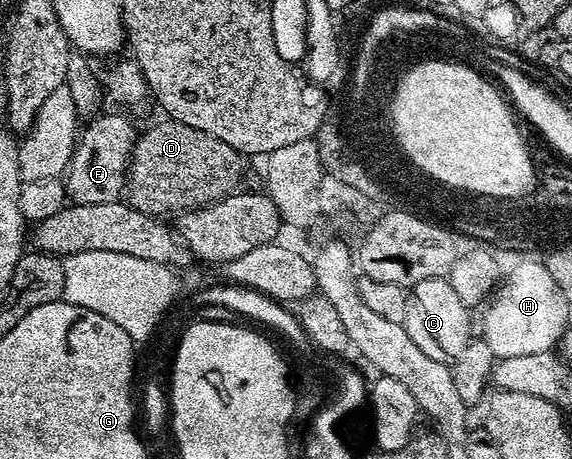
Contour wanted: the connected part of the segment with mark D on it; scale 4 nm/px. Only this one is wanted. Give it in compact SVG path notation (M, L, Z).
M164 120L165 122L157 122L154 126L149 126L145 131L136 135L133 143L133 154L129 158L129 169L125 179L125 189L123 191L124 201L129 203L131 208L135 208L144 214L152 214L154 216L166 216L165 214L173 214L172 216L180 216L187 210L200 210L203 206L210 206L212 202L218 202L221 198L234 193L238 189L237 186L241 182L241 177L245 174L246 159L235 148L231 148L231 144L223 144L223 140L215 140L215 136L207 136L207 132L199 132L199 128L191 128L191 124L183 124L182 122L174 122L172 120Z

